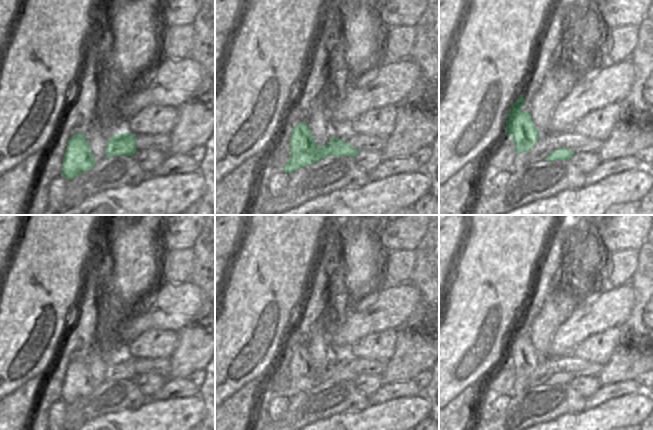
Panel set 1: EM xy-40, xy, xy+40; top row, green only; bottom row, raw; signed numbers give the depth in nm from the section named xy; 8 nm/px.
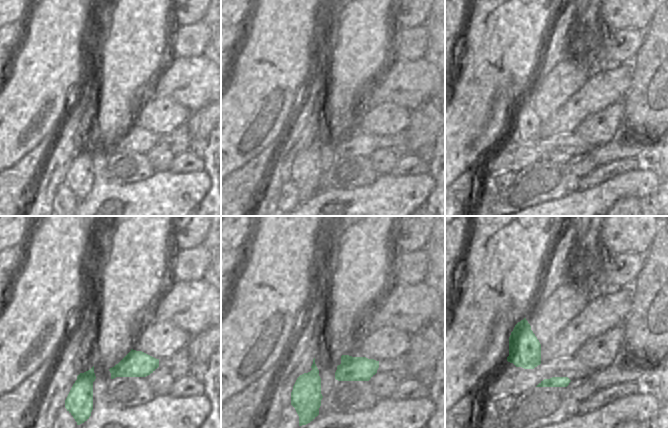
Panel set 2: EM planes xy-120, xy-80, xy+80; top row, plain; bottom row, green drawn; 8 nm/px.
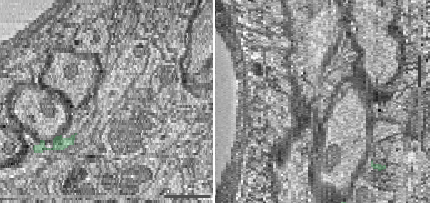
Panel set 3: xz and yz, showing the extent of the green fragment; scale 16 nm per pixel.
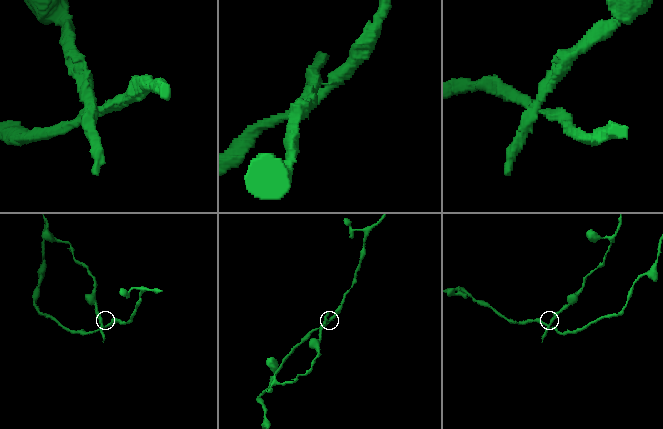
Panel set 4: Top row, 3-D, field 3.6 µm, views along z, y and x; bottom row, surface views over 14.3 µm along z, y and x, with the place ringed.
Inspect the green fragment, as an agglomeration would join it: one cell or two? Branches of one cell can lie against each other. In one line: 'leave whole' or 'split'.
split

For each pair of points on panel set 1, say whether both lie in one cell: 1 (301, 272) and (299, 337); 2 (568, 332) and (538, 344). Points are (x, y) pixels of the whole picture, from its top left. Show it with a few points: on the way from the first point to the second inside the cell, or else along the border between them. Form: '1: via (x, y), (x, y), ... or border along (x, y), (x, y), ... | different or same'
1: border along (308, 286), (298, 311) | different
2: border along (564, 320), (551, 339), (547, 356) | different

